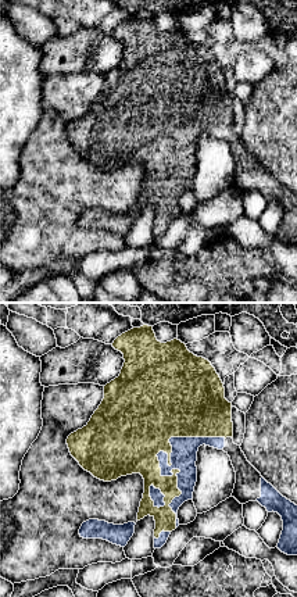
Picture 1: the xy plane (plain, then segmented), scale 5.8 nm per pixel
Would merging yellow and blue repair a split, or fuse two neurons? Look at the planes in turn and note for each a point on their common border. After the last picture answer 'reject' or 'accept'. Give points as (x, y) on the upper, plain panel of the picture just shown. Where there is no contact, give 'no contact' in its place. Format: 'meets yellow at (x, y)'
meets yellow at (157, 146)

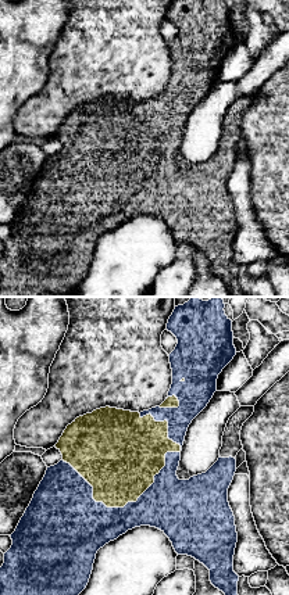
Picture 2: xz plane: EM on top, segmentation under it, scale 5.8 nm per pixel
meets yellow at (127, 192)

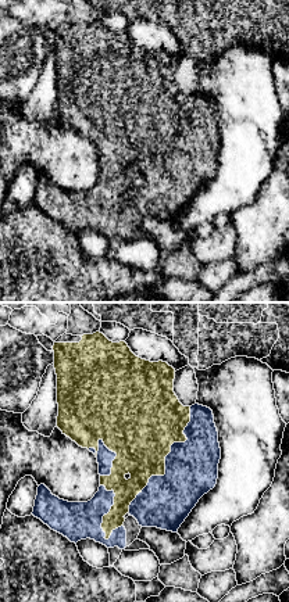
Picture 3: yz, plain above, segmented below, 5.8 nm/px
meets yellow at (164, 149)

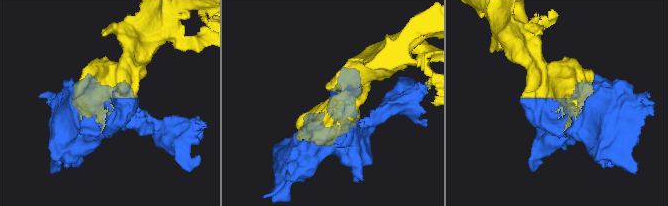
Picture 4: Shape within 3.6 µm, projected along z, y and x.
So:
accept

